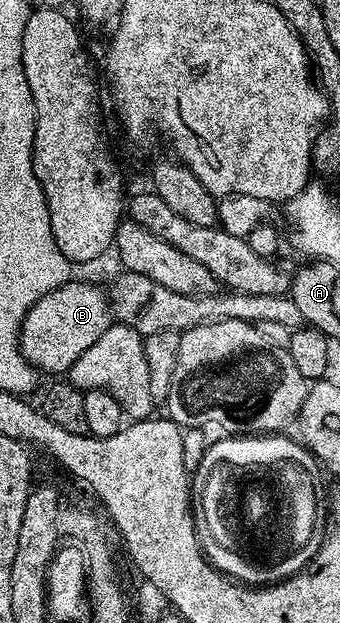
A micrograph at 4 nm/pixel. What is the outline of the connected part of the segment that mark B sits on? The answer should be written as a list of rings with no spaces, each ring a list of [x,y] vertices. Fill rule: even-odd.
[[[72,278],[67,283],[53,290],[49,294],[42,296],[30,310],[27,311],[27,317],[23,320],[23,328],[19,331],[19,349],[23,352],[23,357],[40,373],[63,372],[70,373],[73,362],[105,334],[105,330],[111,327],[113,323],[113,313],[111,302],[106,291],[103,292],[95,284],[86,284],[83,280]]]

